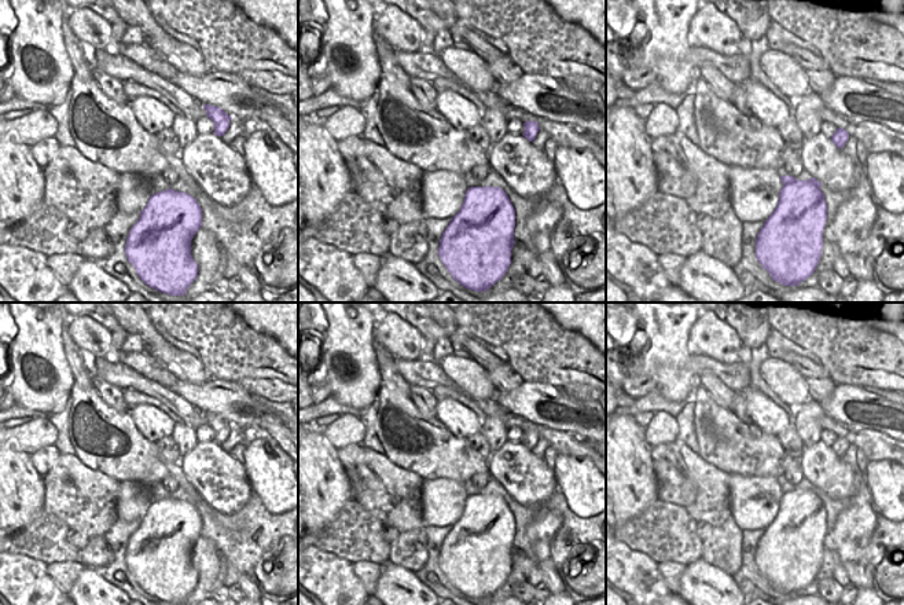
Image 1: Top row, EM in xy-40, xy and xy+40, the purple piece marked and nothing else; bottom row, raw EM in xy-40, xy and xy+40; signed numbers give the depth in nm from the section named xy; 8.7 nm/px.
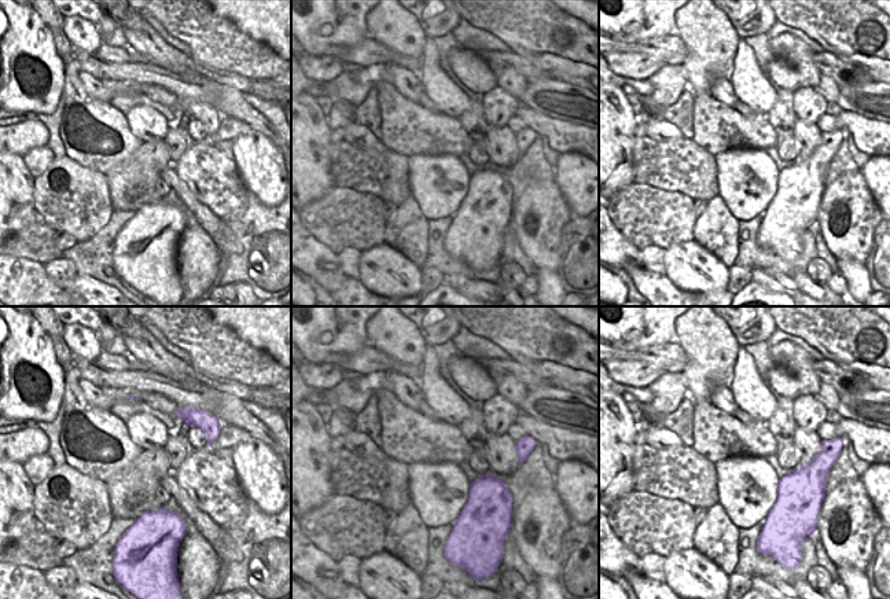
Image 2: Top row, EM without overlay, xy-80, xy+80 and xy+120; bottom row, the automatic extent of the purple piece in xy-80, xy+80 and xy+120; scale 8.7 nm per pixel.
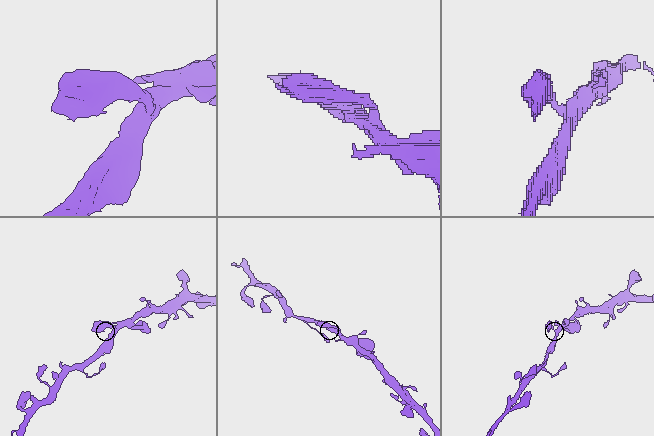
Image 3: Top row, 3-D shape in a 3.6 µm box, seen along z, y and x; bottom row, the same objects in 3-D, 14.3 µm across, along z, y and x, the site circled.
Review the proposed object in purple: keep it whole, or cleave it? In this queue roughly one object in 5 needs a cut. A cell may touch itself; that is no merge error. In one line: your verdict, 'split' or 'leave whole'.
leave whole

